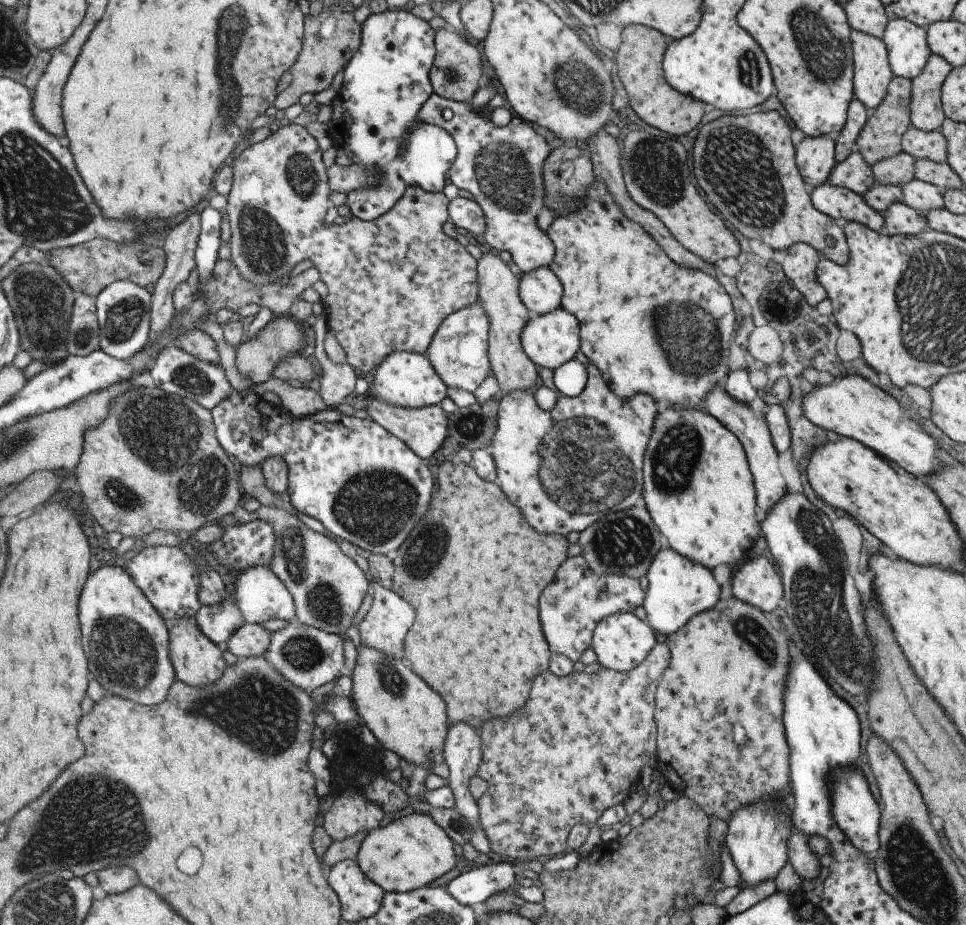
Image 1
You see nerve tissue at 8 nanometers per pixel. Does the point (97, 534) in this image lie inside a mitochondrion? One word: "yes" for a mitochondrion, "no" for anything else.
no

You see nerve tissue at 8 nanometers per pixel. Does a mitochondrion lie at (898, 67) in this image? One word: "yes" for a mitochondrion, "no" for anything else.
no

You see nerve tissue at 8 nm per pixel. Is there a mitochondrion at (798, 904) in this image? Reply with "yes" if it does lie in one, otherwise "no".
no

